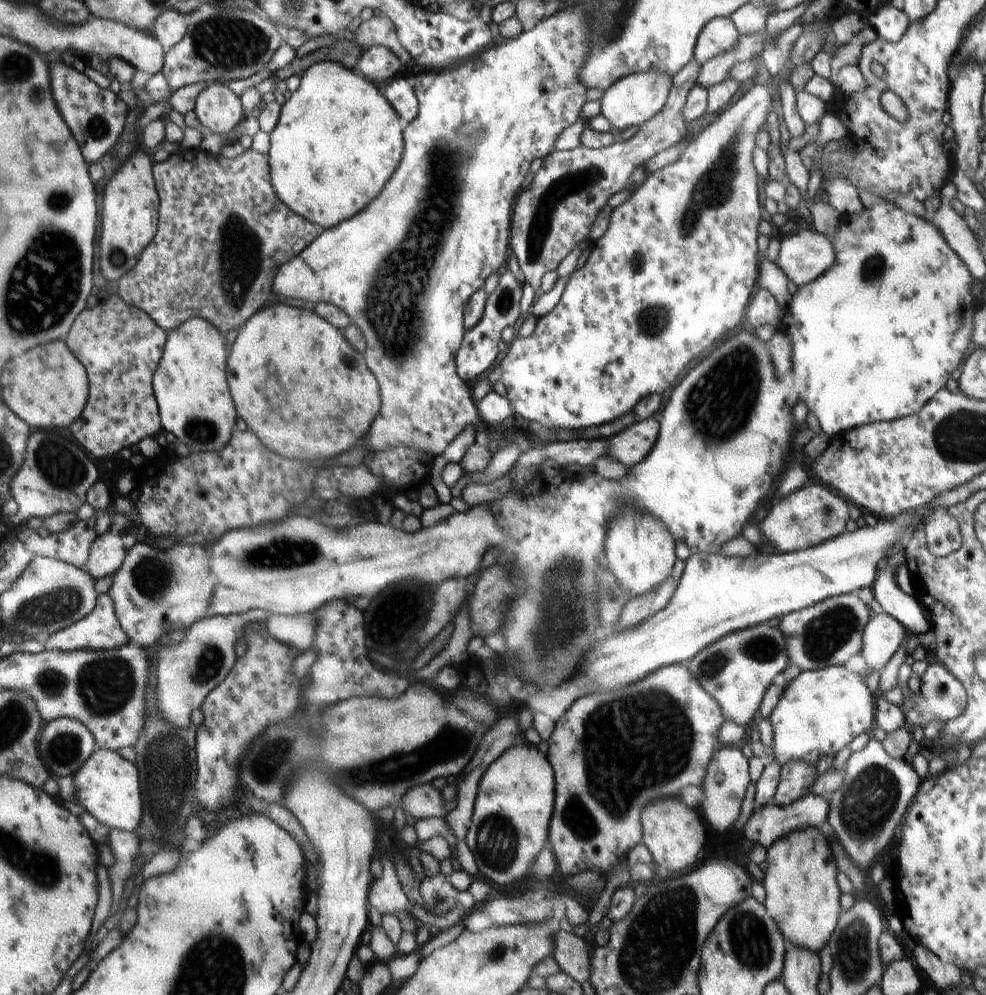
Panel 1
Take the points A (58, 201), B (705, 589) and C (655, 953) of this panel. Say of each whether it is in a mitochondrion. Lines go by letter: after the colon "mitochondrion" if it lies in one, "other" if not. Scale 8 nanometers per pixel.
A: mitochondrion
B: other
C: mitochondrion

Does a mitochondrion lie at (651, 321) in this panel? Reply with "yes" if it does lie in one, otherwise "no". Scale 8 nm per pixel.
yes

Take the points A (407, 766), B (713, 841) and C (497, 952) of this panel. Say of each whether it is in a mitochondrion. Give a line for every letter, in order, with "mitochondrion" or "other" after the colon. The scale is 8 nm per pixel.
A: mitochondrion
B: other
C: mitochondrion

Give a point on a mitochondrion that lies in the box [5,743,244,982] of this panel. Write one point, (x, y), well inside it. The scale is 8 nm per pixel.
(32, 968)

